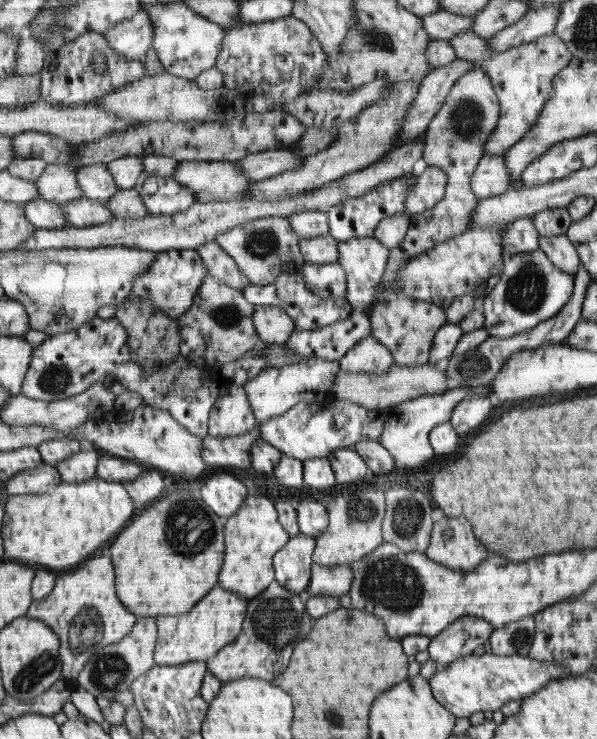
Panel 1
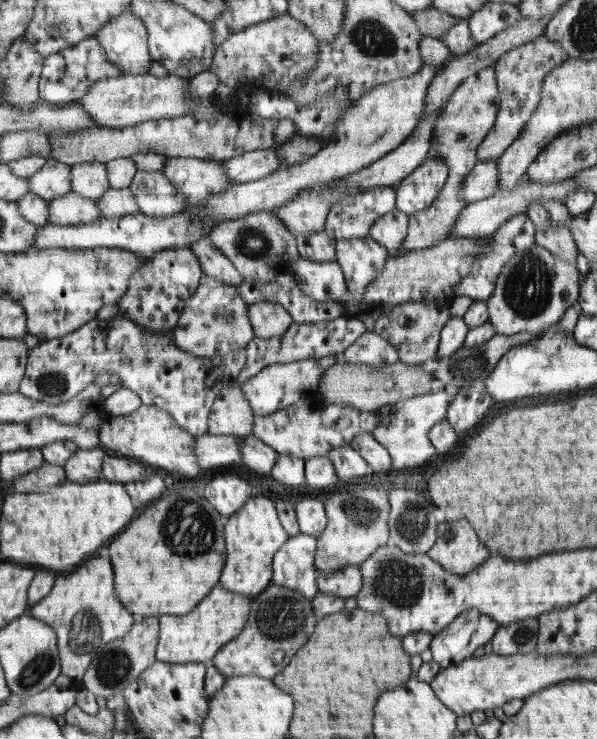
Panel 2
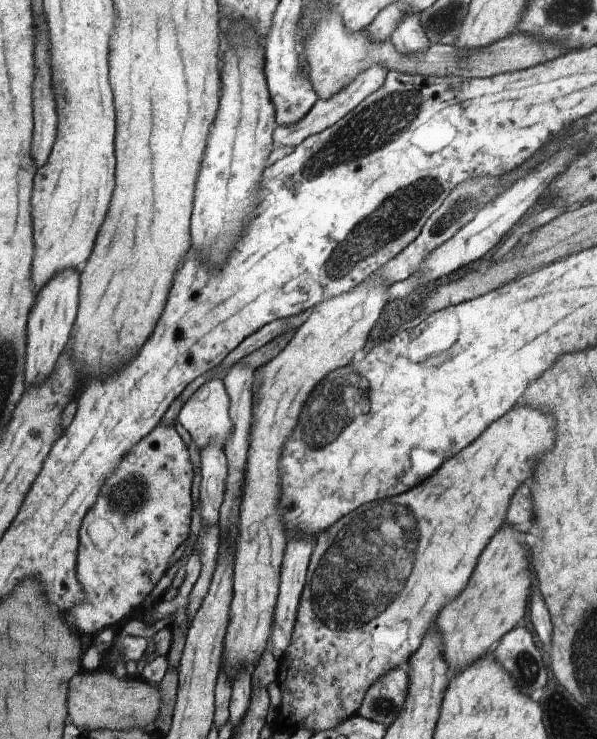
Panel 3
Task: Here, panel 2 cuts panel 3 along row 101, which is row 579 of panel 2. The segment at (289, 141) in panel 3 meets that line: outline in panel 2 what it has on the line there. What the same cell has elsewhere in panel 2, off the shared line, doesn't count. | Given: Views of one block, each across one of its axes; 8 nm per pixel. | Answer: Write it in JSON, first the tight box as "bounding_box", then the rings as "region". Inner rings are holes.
{"bounding_box":[316,565,362,598],"region":[[[358,565],[328,576],[317,572],[316,585],[318,585],[318,592],[330,593],[342,598],[356,597],[356,594],[362,590],[362,572]]]}

